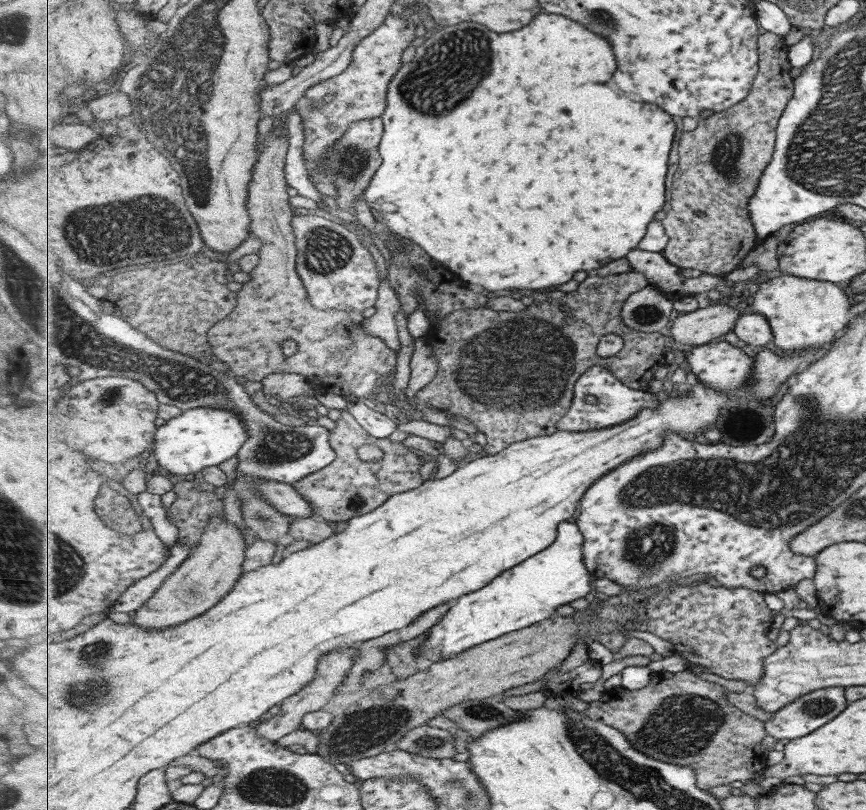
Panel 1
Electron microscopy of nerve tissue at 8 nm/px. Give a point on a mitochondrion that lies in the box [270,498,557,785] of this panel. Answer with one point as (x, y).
(362, 730)

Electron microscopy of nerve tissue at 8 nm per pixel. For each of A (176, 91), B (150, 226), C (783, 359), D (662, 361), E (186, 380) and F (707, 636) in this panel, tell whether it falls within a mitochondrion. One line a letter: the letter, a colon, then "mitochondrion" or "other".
A: mitochondrion
B: mitochondrion
C: other
D: other
E: mitochondrion
F: other

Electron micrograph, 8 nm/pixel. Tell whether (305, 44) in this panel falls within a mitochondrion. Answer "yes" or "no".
no

